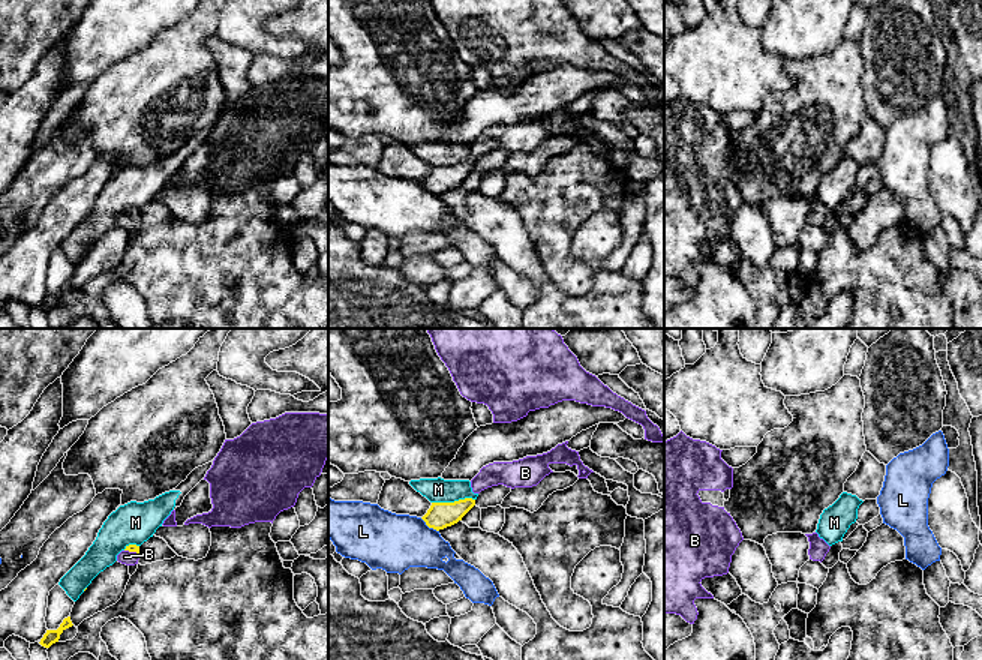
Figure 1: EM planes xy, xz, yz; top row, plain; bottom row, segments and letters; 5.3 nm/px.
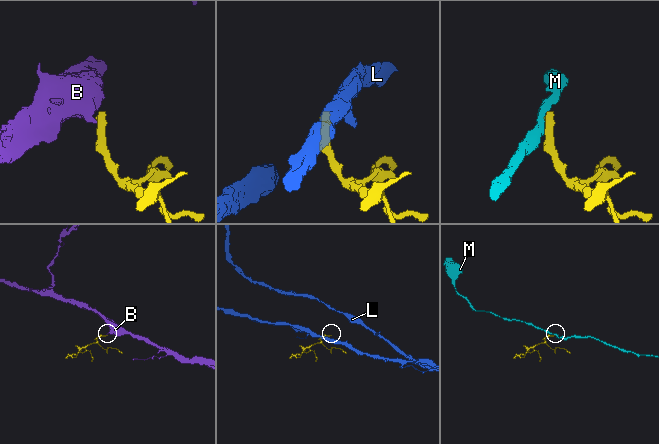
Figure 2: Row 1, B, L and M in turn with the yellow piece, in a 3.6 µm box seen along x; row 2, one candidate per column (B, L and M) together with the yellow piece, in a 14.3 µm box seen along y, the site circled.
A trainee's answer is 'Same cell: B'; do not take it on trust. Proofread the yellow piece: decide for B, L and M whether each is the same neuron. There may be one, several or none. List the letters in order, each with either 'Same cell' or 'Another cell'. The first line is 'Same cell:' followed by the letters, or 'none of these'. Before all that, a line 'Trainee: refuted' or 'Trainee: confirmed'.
Trainee: confirmed
Same cell: B
B: Same cell
L: Another cell
M: Another cell

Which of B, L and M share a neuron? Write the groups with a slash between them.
B / L / M

